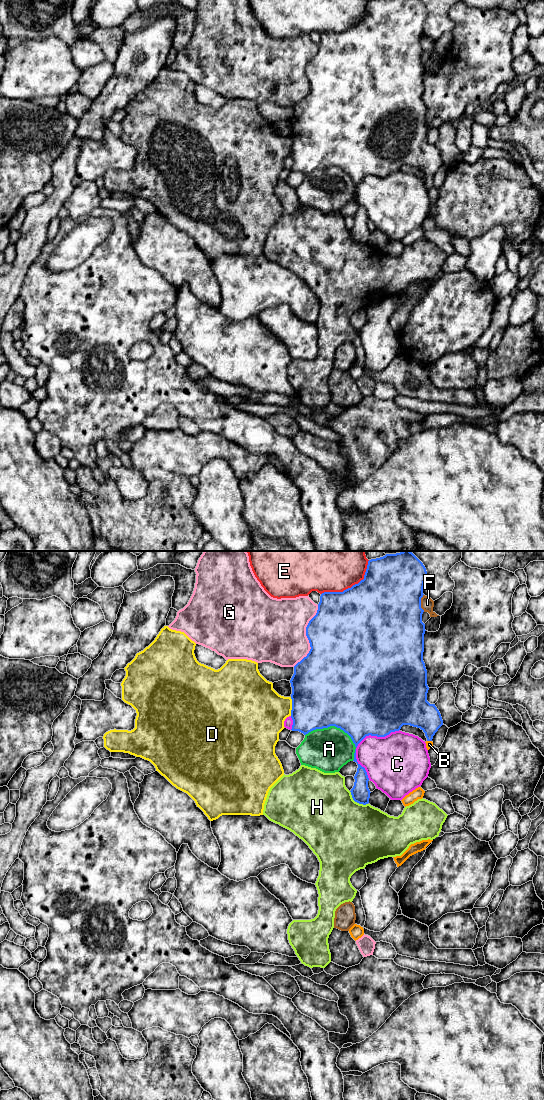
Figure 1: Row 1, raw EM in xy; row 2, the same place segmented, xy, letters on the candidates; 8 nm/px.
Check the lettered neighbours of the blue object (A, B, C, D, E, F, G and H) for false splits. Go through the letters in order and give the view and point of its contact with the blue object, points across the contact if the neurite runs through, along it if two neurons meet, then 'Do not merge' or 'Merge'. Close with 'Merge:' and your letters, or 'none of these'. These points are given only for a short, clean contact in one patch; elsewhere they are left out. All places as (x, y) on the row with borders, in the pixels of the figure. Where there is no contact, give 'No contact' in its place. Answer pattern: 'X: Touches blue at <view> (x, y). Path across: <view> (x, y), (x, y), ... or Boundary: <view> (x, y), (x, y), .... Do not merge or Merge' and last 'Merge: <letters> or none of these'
A: Touches blue at xy (339, 727). Do not merge
B: Touches blue at xy (429, 740). Path across: xy (417, 712), (429, 724), (429, 740), (429, 744). Merge
C: Touches blue at xy (361, 740). Do not merge
D: Touches blue at xy (292, 706). Boundary: xy (290, 697), (291, 715). Do not merge
E: Touches blue at xy (352, 586). Do not merge
F: Touches blue at xy (420, 603). Do not merge
G: Touches blue at xy (307, 637). Do not merge
H: Touches blue at xy (356, 801). Do not merge
Merge: B

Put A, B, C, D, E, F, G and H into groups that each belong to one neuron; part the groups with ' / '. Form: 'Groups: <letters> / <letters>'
Groups: A / B / C / D / E / F / G / H

